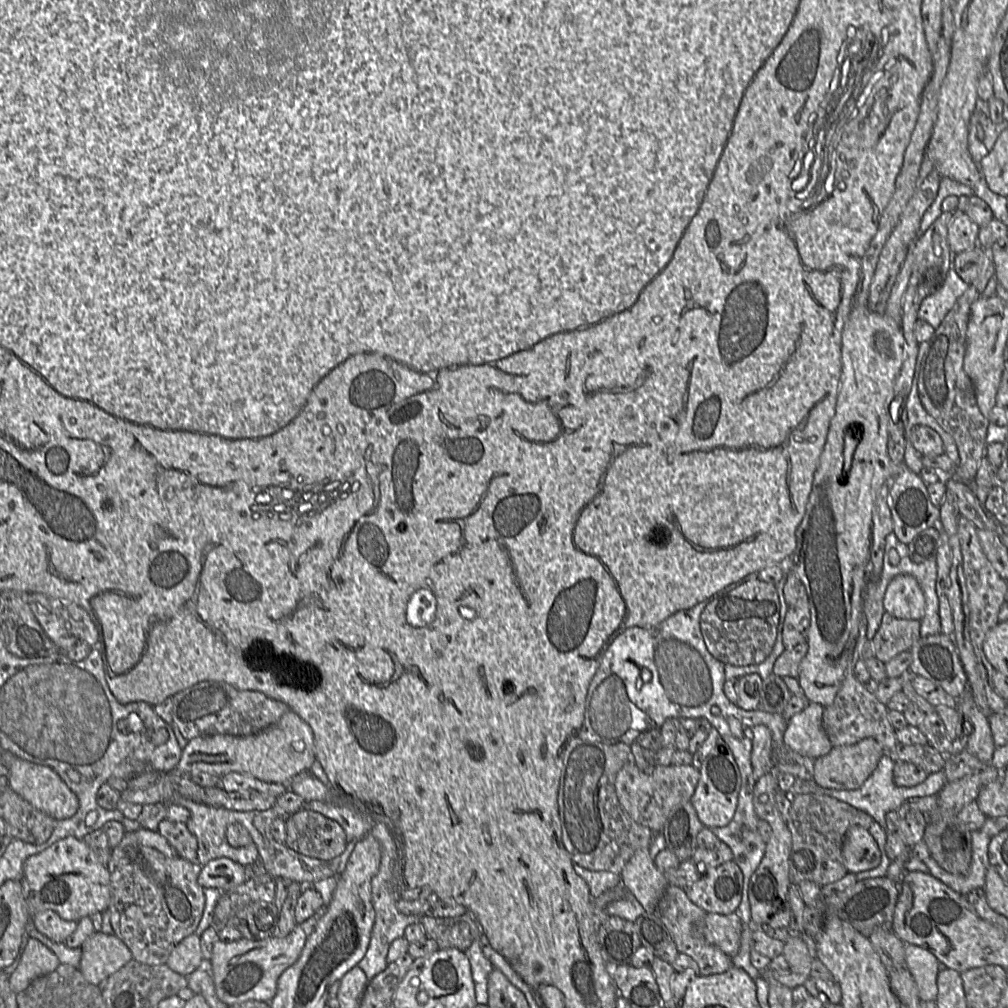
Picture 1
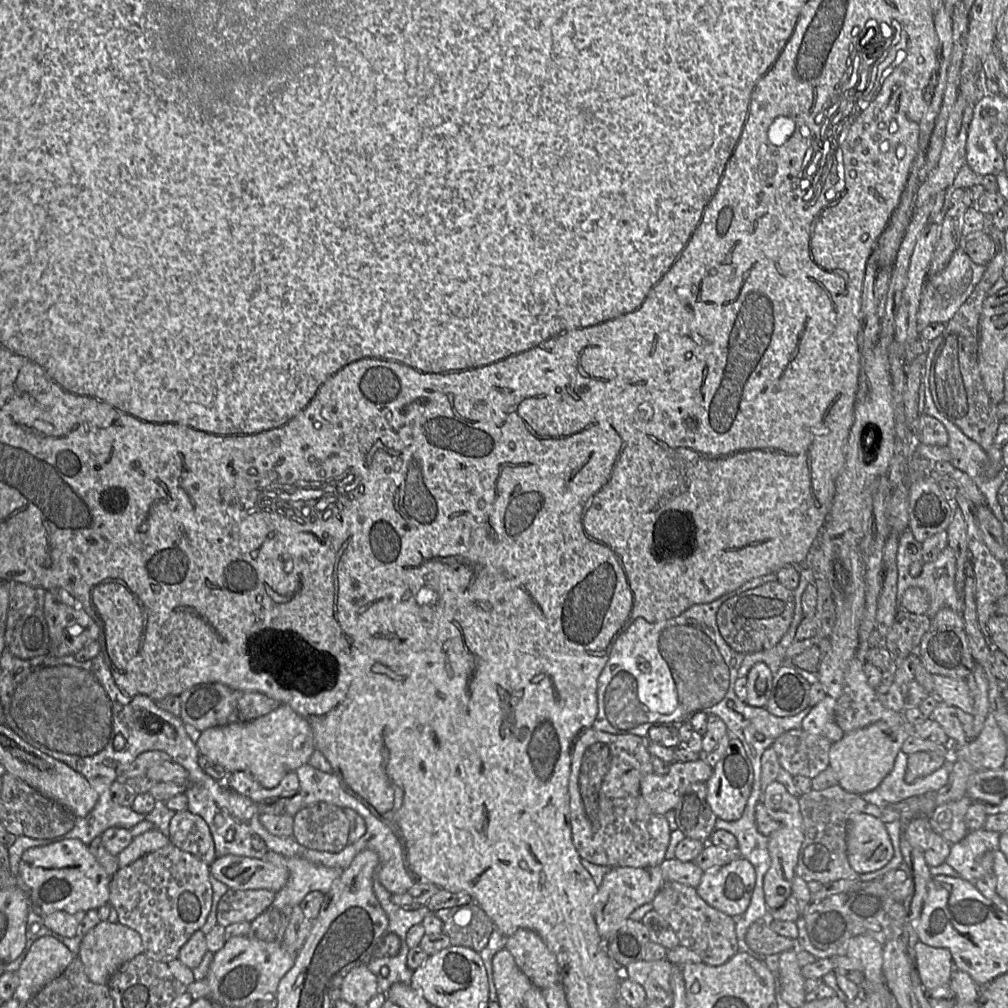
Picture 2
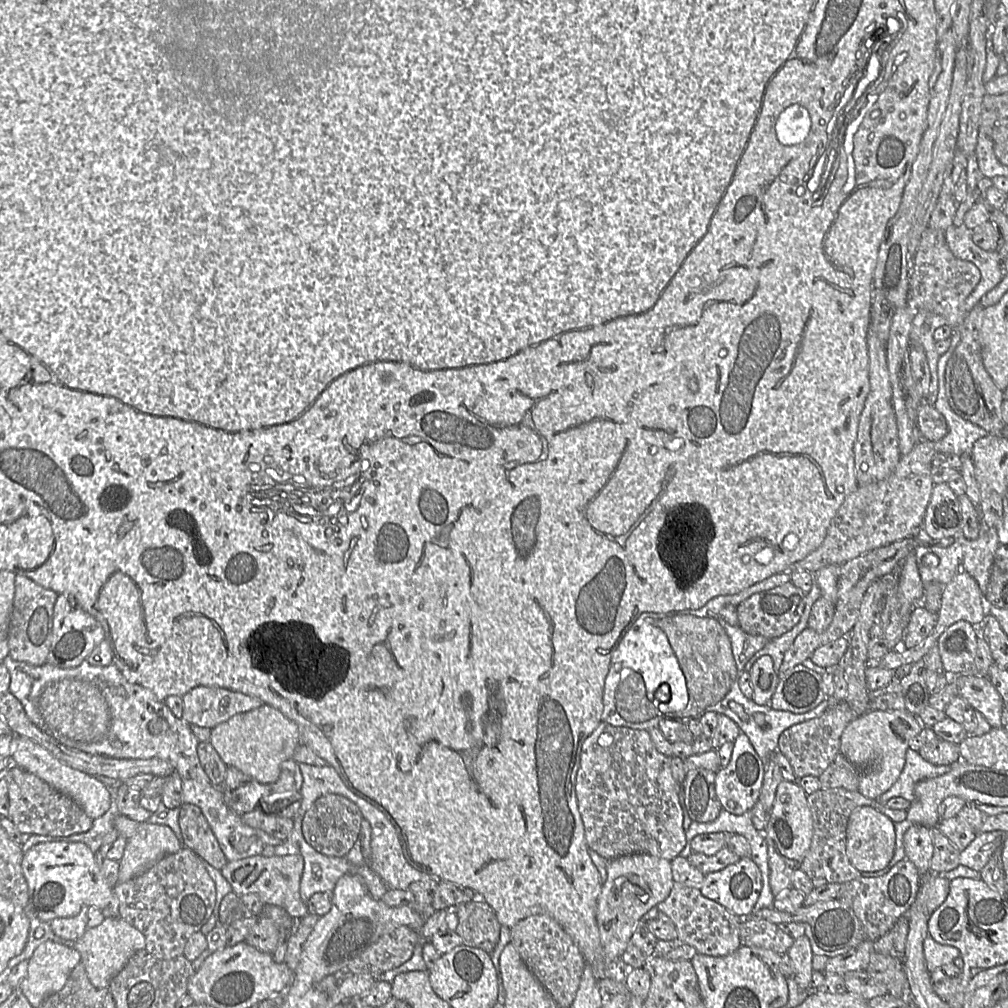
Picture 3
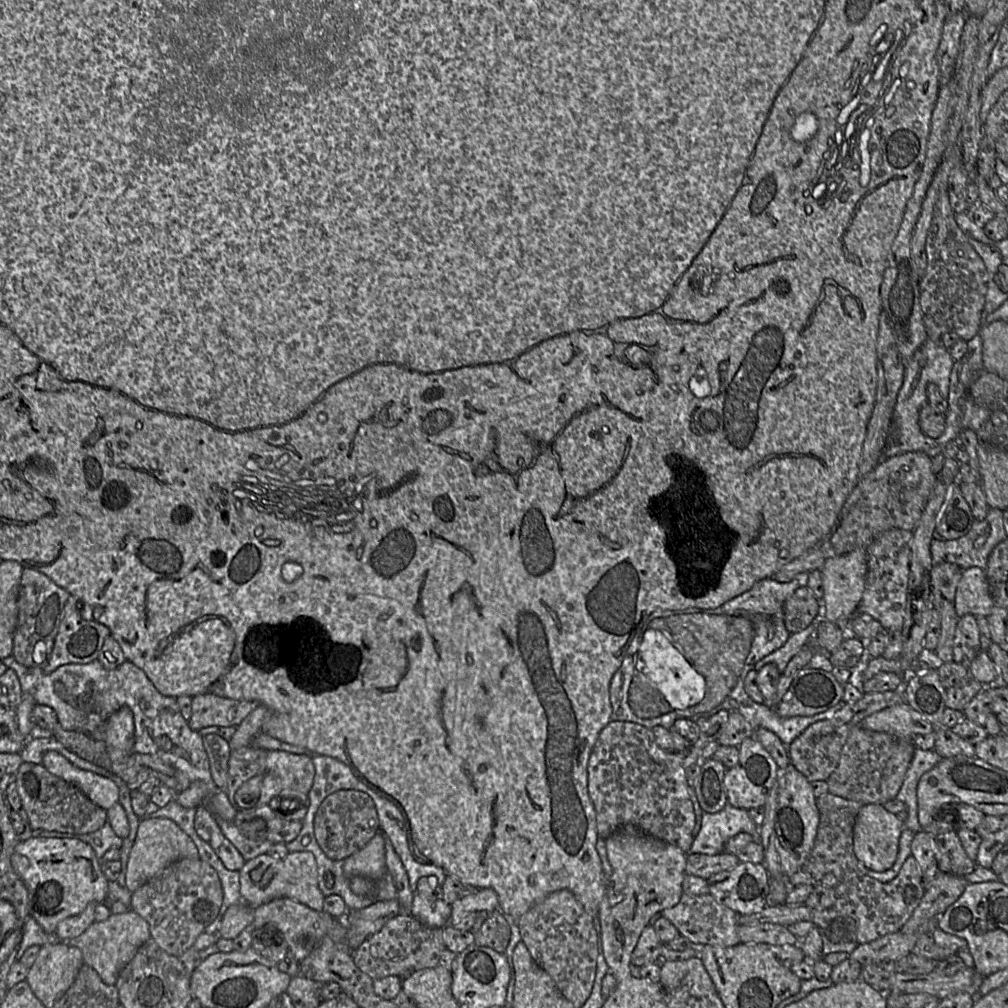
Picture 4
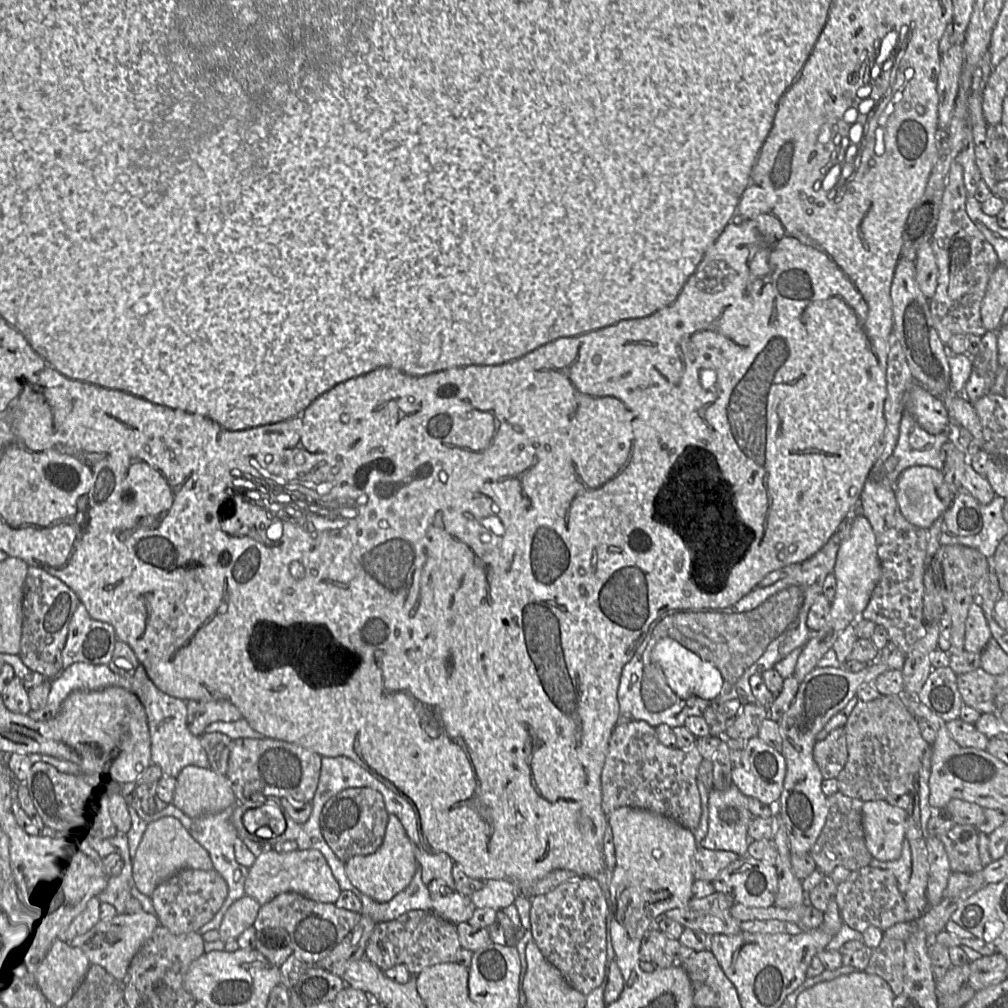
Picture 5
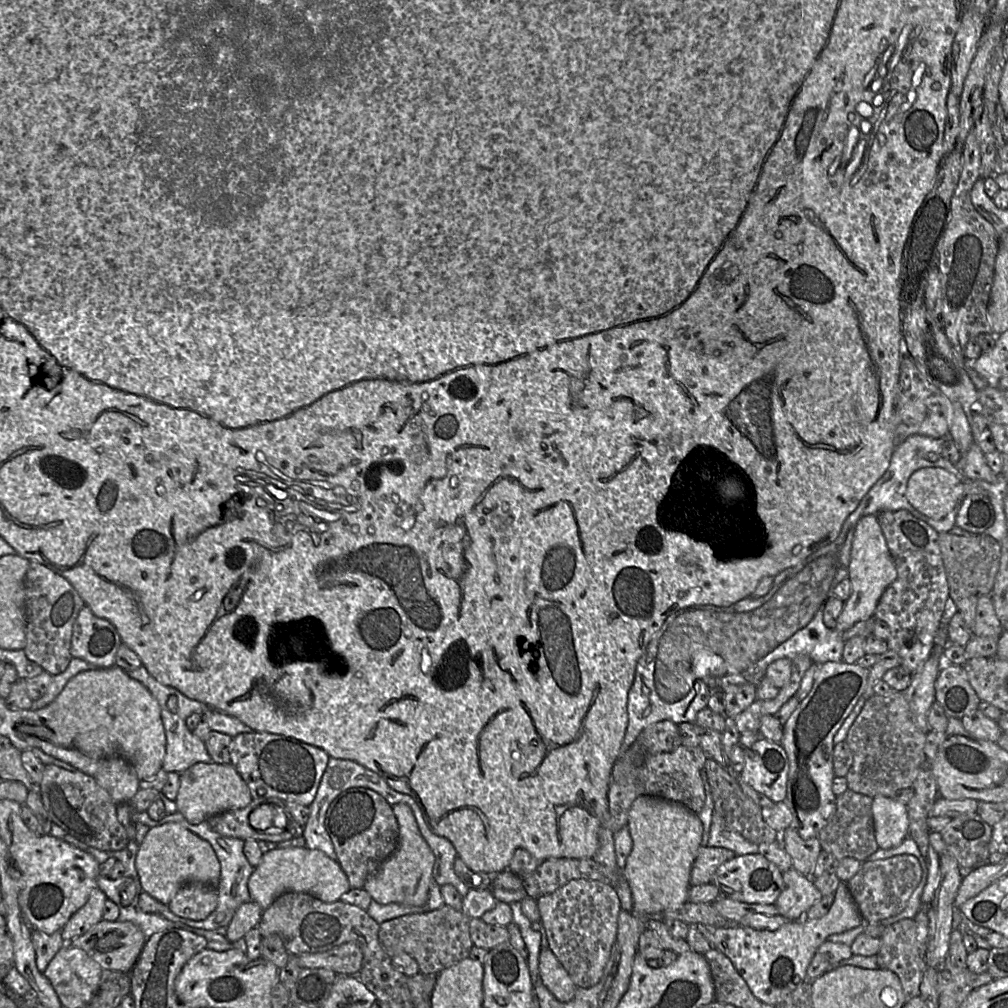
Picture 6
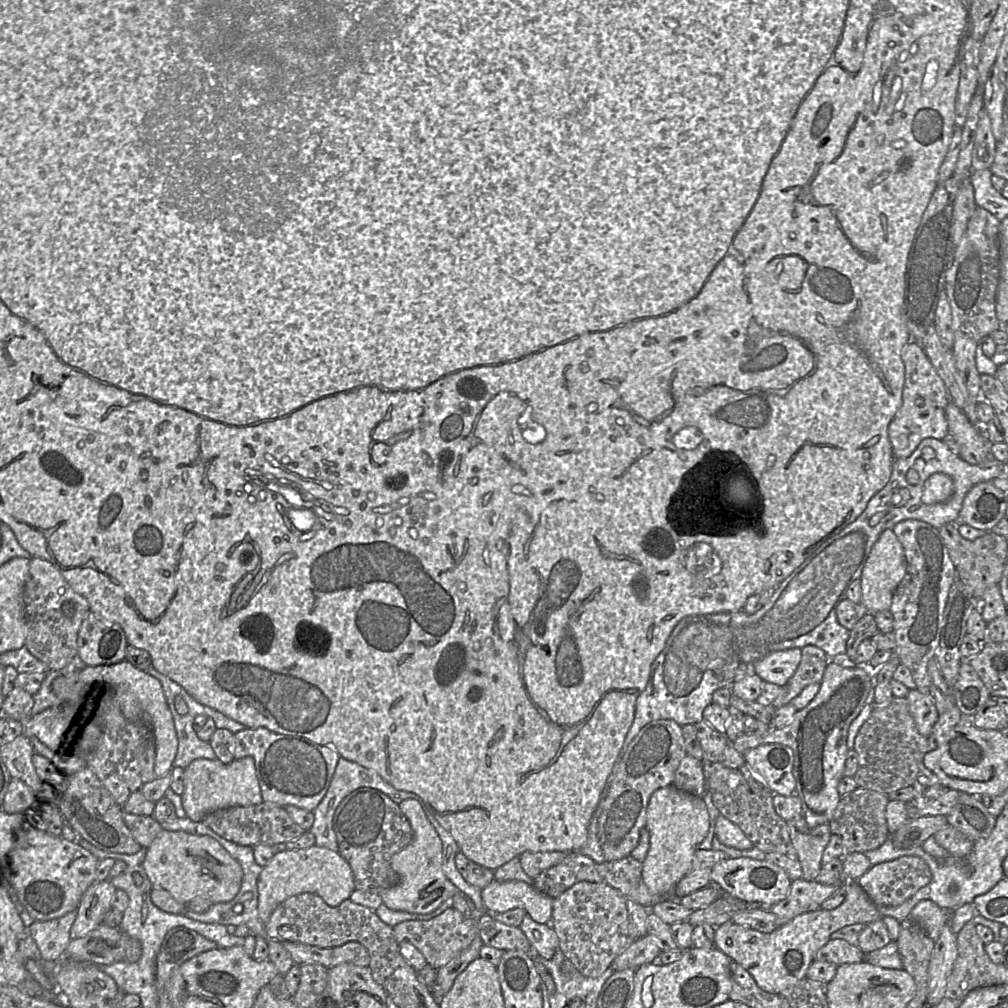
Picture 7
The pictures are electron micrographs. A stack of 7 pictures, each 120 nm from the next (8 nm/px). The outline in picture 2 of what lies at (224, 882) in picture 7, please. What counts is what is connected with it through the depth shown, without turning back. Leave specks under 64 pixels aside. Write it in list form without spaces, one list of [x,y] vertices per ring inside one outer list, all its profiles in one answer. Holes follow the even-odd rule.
[[[152,829],[135,836],[130,844],[116,856],[118,867],[123,868],[128,866],[140,857],[170,843],[168,836],[164,835],[158,829]]]

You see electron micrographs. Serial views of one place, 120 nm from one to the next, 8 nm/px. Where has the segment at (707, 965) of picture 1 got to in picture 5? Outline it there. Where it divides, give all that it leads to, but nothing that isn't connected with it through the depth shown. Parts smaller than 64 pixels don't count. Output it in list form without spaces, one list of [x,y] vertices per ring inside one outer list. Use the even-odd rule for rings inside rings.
[[[715,891],[703,898],[691,898],[683,907],[668,910],[664,915],[684,928],[701,930],[708,936],[735,935],[741,929],[740,922],[730,913],[733,904],[725,894]]]

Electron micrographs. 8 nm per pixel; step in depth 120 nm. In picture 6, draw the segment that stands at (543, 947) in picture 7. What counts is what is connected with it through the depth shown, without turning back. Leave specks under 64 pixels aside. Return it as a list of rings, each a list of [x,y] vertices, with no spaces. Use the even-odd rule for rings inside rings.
[[[519,902],[510,903],[510,907],[513,915],[512,923],[514,923],[518,927],[528,951],[527,963],[535,994],[535,982],[537,982],[540,976],[539,955],[541,952],[541,941],[543,935],[539,931],[533,929],[531,925],[532,923],[525,915],[523,915]]]

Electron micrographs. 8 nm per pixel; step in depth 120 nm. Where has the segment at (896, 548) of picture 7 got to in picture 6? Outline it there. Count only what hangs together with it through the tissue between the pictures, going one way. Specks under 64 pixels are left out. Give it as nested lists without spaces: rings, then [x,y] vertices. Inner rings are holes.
[[[867,515],[862,517],[855,528],[849,563],[848,579],[851,582],[851,595],[844,602],[835,629],[843,633],[856,622],[873,618],[883,592],[896,578],[897,570],[877,516]]]

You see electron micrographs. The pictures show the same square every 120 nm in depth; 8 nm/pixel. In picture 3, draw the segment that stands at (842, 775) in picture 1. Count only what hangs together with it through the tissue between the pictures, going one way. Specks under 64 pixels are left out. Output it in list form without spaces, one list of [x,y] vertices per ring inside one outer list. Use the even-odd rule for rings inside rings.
[[[906,710],[868,711],[851,721],[841,736],[840,753],[863,771],[857,791],[867,798],[877,799],[889,790],[905,766],[910,741],[923,728],[918,717]]]

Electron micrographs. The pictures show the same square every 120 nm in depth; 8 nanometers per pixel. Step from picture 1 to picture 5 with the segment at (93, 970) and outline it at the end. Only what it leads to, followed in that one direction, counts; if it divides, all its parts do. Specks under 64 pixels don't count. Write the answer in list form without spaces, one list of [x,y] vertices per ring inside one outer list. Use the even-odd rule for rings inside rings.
[[[154,913],[116,914],[109,920],[99,920],[86,933],[76,936],[69,945],[81,949],[91,964],[101,966],[115,979],[123,981],[131,960],[158,925]]]

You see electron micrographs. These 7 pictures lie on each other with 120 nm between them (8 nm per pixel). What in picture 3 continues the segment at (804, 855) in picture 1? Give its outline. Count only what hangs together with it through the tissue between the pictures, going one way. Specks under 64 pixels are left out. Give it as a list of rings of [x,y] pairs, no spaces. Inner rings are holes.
[[[844,788],[820,789],[808,795],[807,801],[813,819],[813,837],[800,869],[811,879],[824,878],[828,883],[842,884],[866,874],[851,864],[846,853],[848,821],[855,809],[871,806],[889,817],[894,823],[902,822],[907,818],[907,810],[889,809],[876,799],[867,798],[858,791],[849,791]]]

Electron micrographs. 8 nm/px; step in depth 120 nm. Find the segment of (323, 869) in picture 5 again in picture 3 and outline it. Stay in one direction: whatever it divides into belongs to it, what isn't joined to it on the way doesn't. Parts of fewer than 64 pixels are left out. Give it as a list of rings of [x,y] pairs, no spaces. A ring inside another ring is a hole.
[[[255,855],[240,860],[228,861],[220,869],[222,875],[239,894],[257,894],[265,905],[279,906],[294,919],[304,917],[309,913],[307,903],[301,899],[300,880],[304,868],[301,855],[265,857]]]

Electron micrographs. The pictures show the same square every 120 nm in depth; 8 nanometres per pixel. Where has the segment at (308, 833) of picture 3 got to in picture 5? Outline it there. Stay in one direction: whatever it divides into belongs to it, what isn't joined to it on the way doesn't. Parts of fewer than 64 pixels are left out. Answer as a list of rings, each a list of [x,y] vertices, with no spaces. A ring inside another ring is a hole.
[[[367,787],[347,788],[331,797],[320,814],[320,829],[328,846],[343,863],[350,858],[374,853],[382,844],[389,813],[382,795]]]

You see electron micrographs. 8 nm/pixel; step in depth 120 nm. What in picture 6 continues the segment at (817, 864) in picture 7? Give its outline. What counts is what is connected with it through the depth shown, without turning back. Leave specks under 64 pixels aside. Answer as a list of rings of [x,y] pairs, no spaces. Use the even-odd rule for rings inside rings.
[[[788,827],[781,833],[781,842],[792,859],[792,868],[810,877],[822,851],[818,837],[804,840],[794,828]]]

